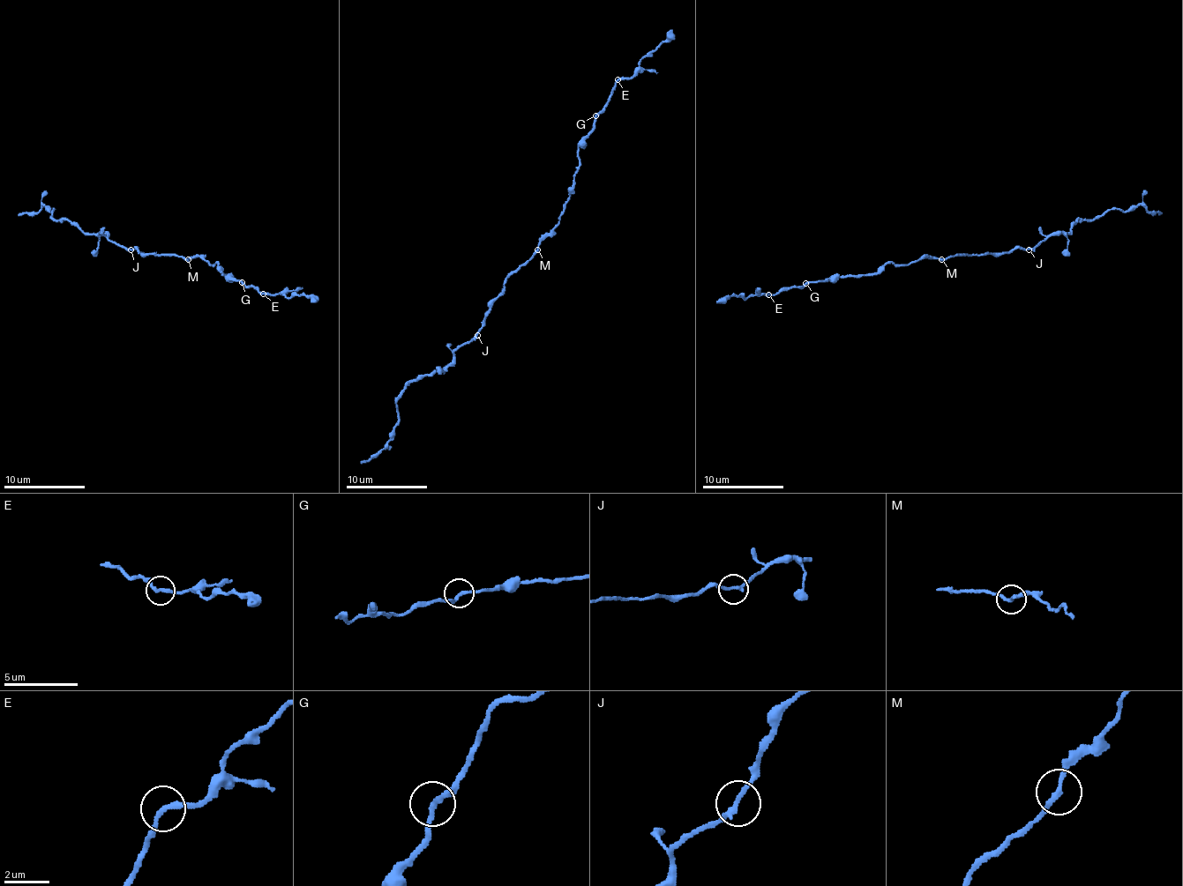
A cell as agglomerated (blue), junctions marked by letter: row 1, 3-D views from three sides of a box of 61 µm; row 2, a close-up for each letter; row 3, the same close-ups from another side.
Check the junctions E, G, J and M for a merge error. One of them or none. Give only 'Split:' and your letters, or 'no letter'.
Split: E

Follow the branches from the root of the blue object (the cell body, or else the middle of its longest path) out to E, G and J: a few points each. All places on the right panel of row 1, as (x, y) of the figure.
E: (950, 255), (946, 259), (920, 256), (914, 263), (906, 264), (887, 263), (875, 272), (830, 277), (767, 294)
G: (950, 255), (946, 259), (920, 256), (906, 264), (887, 263), (867, 275), (805, 283)
J: (950, 255), (1006, 253), (1016, 248), (1029, 249)

